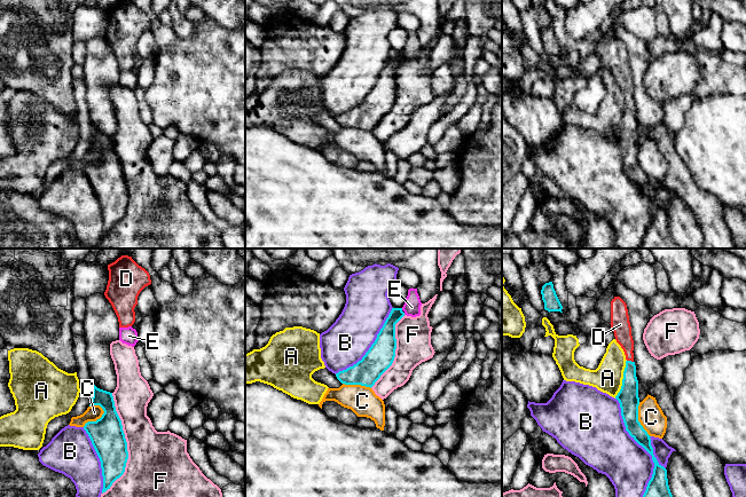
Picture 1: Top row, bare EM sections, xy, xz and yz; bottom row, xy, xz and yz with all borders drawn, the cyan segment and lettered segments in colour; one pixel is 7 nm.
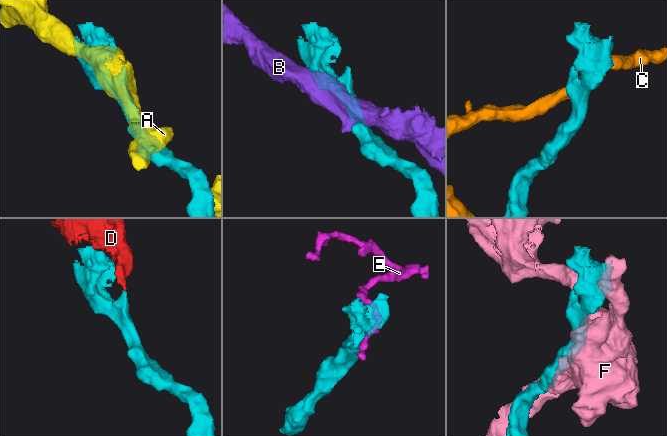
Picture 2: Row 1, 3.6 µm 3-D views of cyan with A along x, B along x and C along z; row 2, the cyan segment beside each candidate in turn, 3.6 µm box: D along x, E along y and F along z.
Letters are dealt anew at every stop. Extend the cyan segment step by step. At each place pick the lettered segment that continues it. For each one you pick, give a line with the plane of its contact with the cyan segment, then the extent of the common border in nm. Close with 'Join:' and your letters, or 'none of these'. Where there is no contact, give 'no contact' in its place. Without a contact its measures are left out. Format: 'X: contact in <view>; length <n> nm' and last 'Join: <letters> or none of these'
D: contact in yz; length 50 nm
Join: D

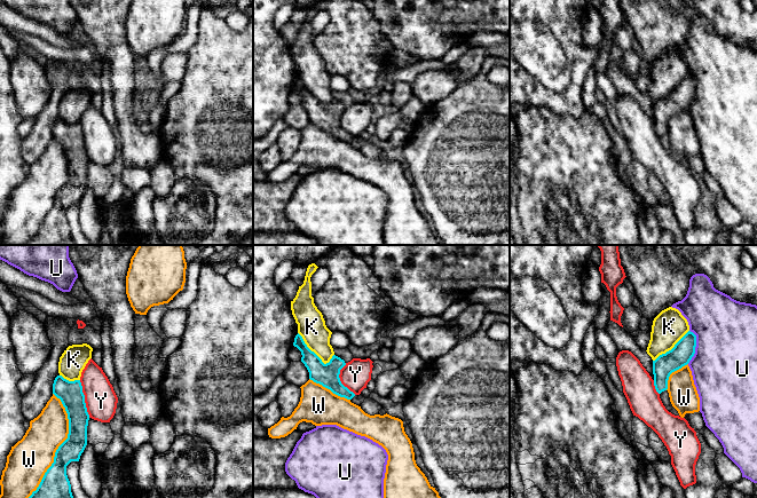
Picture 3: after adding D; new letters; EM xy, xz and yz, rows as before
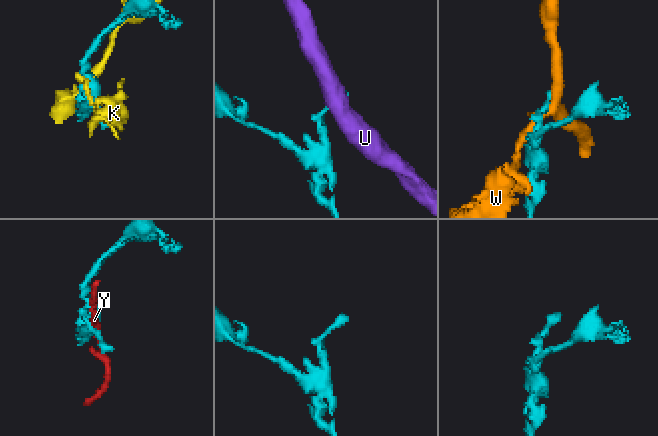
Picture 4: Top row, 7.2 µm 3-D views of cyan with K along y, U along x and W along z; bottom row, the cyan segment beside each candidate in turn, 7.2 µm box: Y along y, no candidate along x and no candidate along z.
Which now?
Join: none of these

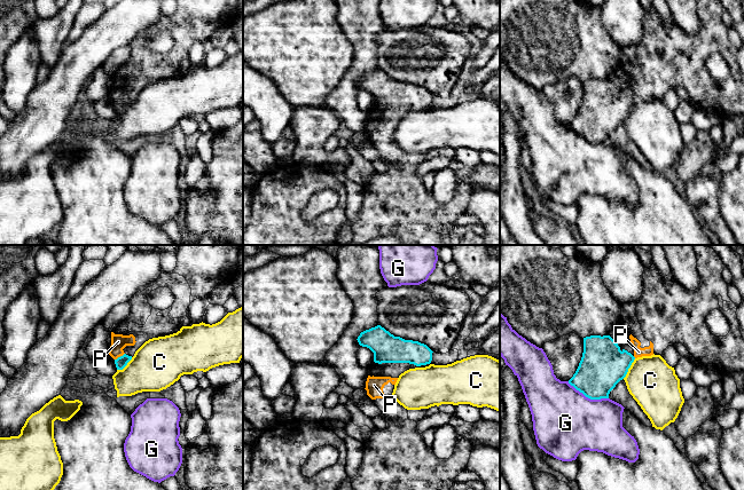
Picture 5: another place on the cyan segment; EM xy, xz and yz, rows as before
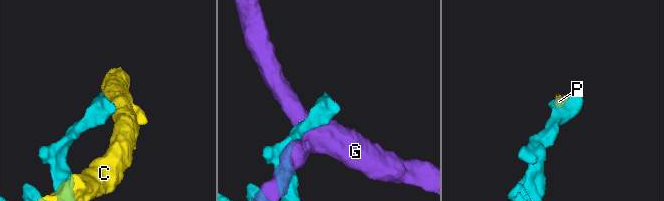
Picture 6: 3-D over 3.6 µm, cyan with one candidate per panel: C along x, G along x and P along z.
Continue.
P: contact in xy; length 90 nm
Join: P

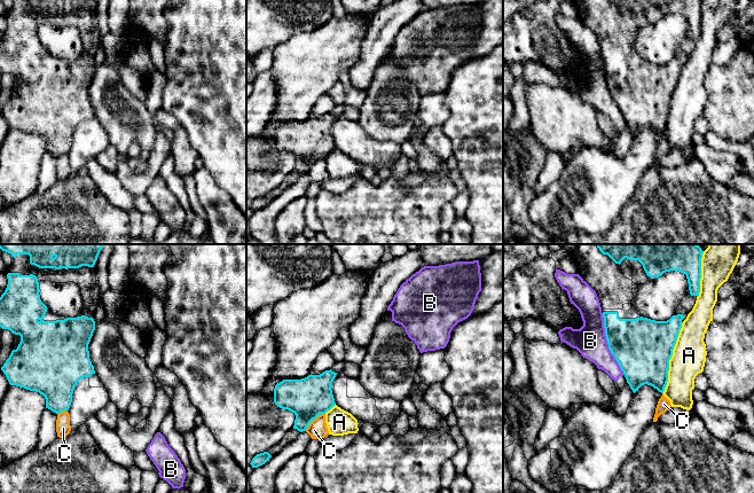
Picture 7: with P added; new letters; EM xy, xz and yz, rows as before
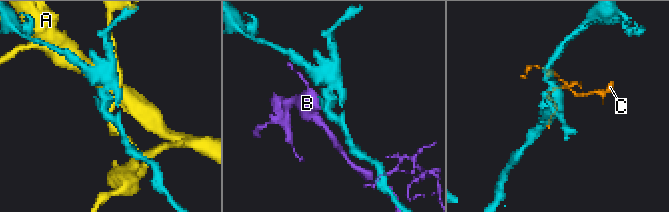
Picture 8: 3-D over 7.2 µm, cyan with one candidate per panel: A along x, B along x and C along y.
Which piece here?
Join: none of these

